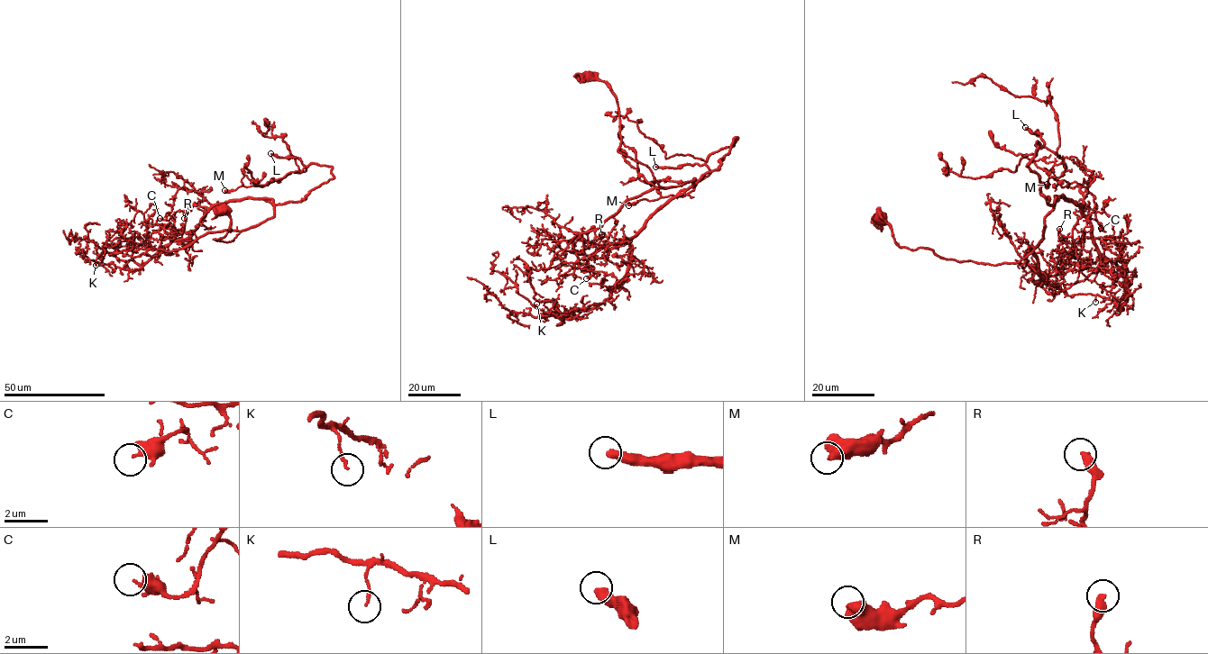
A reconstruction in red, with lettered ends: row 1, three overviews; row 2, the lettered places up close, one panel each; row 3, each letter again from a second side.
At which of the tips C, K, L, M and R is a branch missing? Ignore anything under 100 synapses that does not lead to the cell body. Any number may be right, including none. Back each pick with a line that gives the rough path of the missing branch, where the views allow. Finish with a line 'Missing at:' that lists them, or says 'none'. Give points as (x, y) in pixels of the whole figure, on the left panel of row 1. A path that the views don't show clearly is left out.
L: Course of what is missing: (270, 153), (257, 153), (238, 137), (224, 140), (216, 139), (200, 150)
Missing at: L

